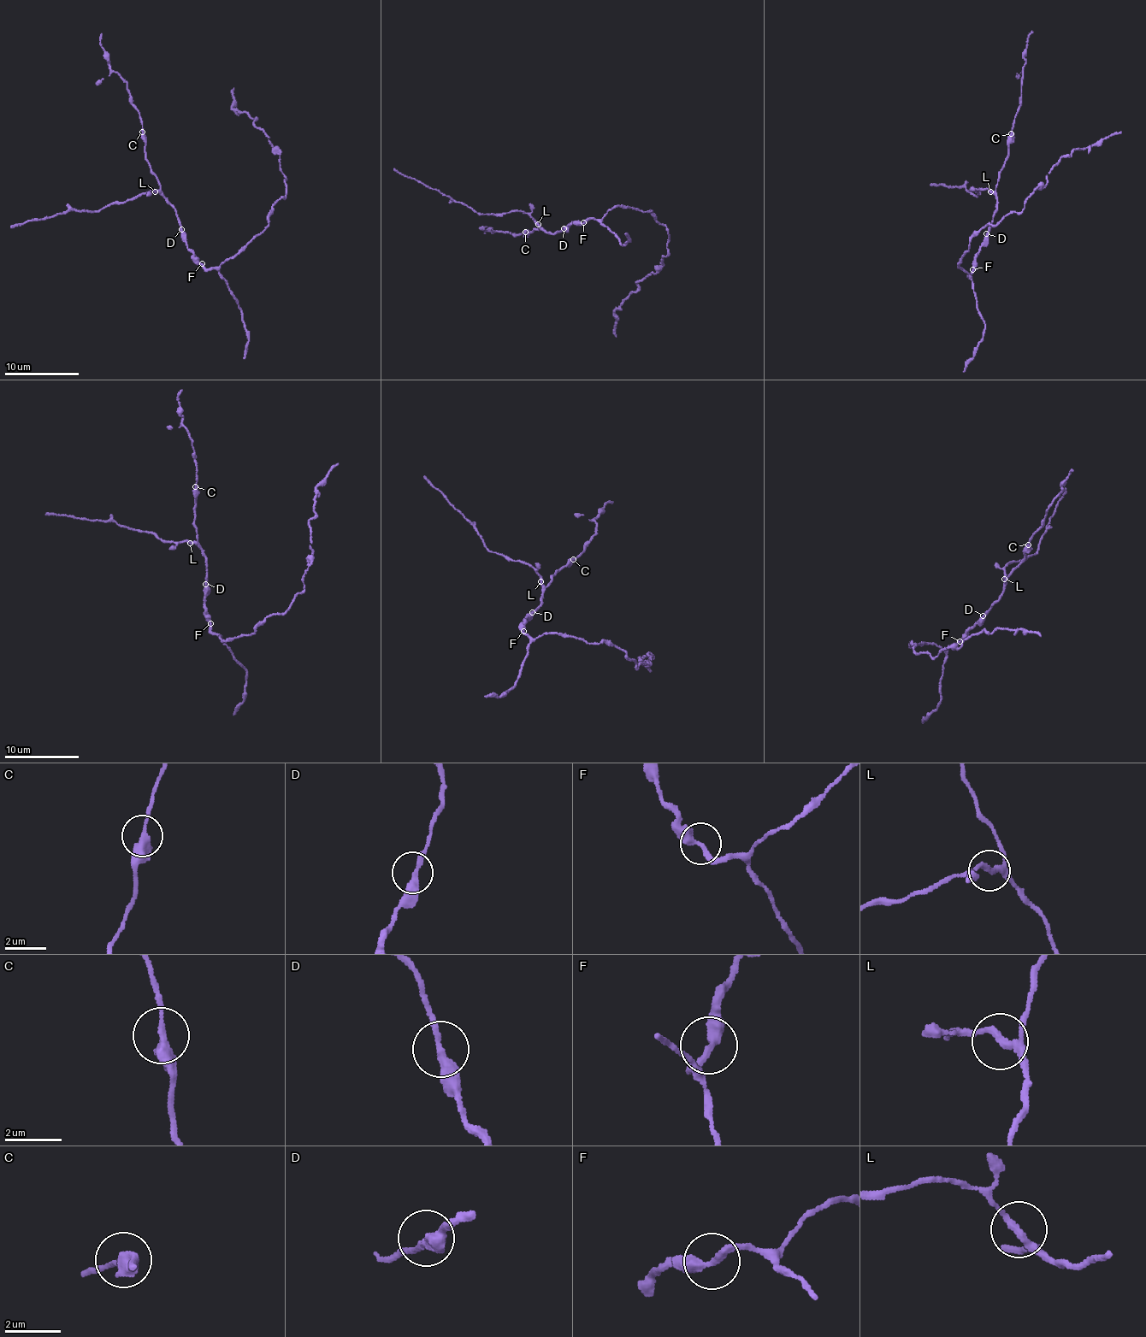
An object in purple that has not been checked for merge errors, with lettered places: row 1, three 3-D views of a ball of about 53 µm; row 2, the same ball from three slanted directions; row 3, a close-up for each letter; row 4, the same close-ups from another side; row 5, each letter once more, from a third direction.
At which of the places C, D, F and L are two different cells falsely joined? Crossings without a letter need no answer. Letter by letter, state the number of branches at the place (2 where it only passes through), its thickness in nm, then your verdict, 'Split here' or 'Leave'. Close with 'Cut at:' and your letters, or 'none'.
C: Branches: 2. Thickness 340 nm. Leave
D: Branches: 2. Thickness 320 nm. Leave
F: Branches: 2. Thickness 300 nm. Leave
L: Branches: 3. Thickness 220 nm. Leave
Cut at: none

